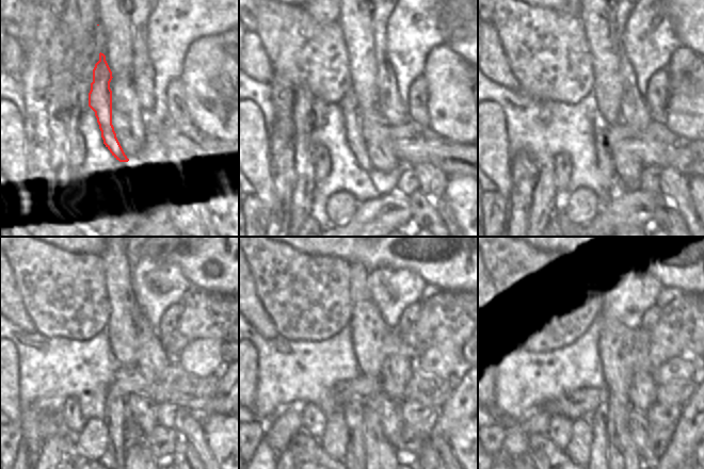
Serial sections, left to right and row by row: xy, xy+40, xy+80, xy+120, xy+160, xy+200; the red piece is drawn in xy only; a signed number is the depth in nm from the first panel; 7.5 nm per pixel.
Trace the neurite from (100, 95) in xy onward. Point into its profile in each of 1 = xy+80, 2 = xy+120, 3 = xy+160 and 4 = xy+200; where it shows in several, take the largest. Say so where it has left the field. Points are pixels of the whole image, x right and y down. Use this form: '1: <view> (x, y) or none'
1: xy+80 (603, 158)
2: xy+120 (116, 411)
3: xy+160 (354, 411)
4: xy+200 (598, 448)

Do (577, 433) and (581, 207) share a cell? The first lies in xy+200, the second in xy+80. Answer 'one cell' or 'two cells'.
one cell

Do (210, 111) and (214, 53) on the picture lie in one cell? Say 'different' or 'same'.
same

